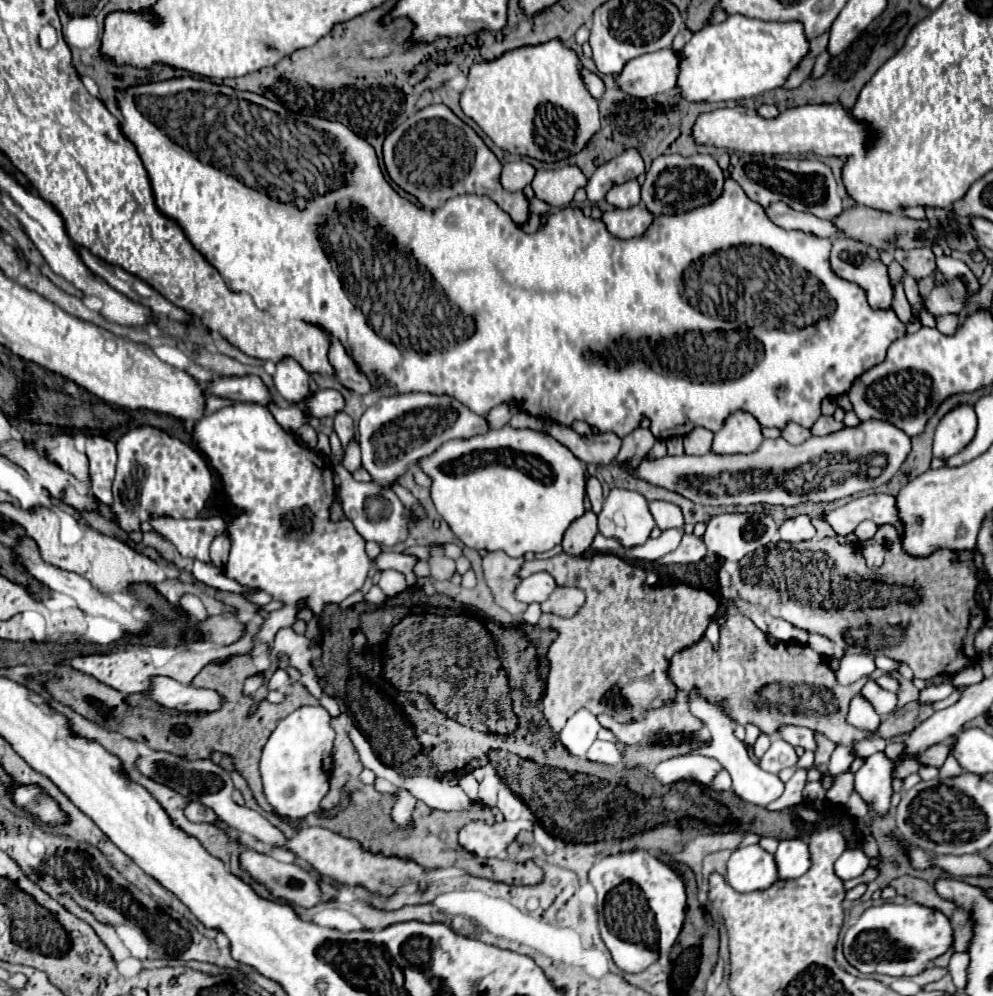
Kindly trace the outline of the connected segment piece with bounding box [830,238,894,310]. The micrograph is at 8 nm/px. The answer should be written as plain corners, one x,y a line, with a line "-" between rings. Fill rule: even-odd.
834,238
832,240
832,254
830,254
832,270
850,282
856,282
866,294
868,304
874,310
892,310
892,298
894,298
894,286
890,282
890,274
886,264
880,260
880,250
868,248
866,244
860,244
860,240
852,238

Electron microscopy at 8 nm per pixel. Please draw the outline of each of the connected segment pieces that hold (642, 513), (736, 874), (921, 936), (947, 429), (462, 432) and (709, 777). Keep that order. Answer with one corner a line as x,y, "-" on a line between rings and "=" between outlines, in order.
610,490
598,514
598,532
608,538
618,538
626,548
644,544
654,526
648,500
632,490
=
760,844
742,846
728,860
728,884
736,892
754,892
770,888
778,878
776,858
=
916,902
910,904
880,904
868,908
860,920
844,936
846,960
864,974
886,974
886,976
918,976
932,960
946,954
954,946
954,930
940,910
928,908
=
958,404
938,422
934,436
934,456
950,458
958,454
976,434
976,412
970,404
=
402,394
382,396
378,404
370,406
358,424
358,440
362,448
364,470
370,472
372,480
384,488
390,488
408,466
416,464
418,458
432,454
438,446
454,438
470,438
488,432
486,416
476,416
468,406
452,400
450,396
432,394
=
700,754
676,756
666,762
660,762
654,768
654,774
662,784
690,780
690,782
696,782
702,786
710,786
720,772
722,772
722,764
716,764
716,760
712,760
708,756
700,756

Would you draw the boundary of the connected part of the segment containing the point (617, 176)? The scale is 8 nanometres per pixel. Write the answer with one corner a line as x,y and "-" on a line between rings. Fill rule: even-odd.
628,148
620,156
616,156
616,160
610,160
608,164
602,164
600,168
596,168
596,172
586,184
588,200
596,204
604,200
608,188
616,184
624,184
632,178
638,178
640,174
644,174
644,160
640,152
636,152
634,148

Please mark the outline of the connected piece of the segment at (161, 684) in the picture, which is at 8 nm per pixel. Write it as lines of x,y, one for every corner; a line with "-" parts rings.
156,676
152,680
152,688
146,694
150,700
158,702
164,708
182,712
182,714
200,714
200,712
216,712
224,706
224,698
208,688
184,686
166,676

